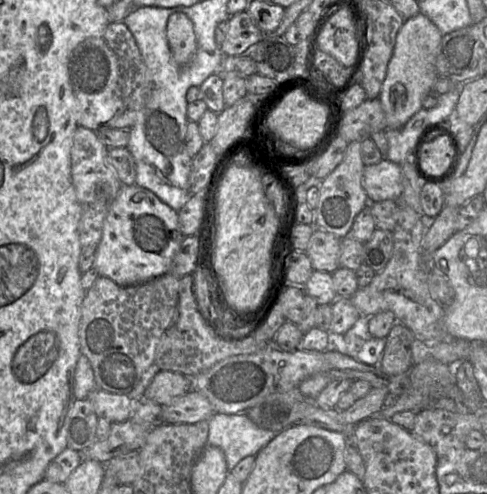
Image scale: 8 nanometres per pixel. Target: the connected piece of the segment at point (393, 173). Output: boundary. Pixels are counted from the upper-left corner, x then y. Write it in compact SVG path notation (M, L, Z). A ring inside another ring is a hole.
M383 158L379 163L365 166L362 176L362 185L369 202L398 200L402 194L401 165Z

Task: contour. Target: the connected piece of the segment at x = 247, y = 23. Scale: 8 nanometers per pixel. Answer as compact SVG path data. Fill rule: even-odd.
M245 10L229 17L228 32L221 52L224 56L243 55L263 38L264 33Z

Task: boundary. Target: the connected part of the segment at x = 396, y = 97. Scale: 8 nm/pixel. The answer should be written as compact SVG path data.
M423 13L406 19L396 36L386 77L379 94L385 113L387 129L399 129L422 109L424 97L431 91L438 77L436 58L443 35L437 26Z

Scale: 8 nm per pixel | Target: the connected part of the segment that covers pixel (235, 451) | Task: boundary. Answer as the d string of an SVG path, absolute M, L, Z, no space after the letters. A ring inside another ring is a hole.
M214 413L208 419L207 444L220 448L229 472L247 456L256 456L278 433L259 428L245 413Z

